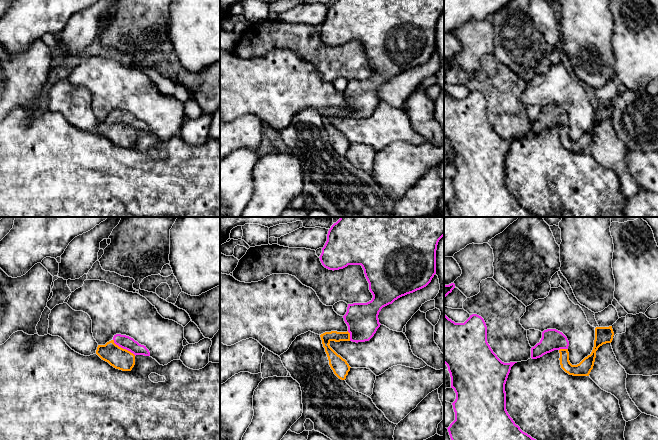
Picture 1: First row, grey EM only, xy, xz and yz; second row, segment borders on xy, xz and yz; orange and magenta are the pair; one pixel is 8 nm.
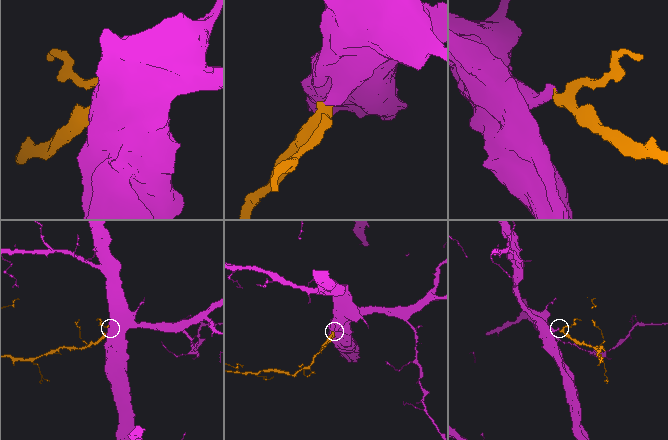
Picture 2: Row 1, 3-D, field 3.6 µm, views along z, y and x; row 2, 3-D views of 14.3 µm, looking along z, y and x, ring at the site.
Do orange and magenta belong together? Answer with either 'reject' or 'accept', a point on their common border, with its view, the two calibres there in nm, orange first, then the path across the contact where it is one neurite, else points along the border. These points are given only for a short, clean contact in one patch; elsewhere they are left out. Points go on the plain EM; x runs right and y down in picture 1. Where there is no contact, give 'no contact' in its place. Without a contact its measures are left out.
accept | xy (122, 124) | 170/110 nm | across xy (122, 135), (122, 124), (123, 117)

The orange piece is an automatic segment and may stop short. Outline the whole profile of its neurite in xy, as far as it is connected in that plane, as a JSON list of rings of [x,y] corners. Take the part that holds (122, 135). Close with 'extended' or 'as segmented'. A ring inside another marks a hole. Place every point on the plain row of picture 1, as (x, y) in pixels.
[[[116,110],[105,121],[98,121],[96,130],[111,142],[122,147],[131,147],[135,141],[135,132],[150,132],[146,122],[139,120],[133,114]]]; extended

